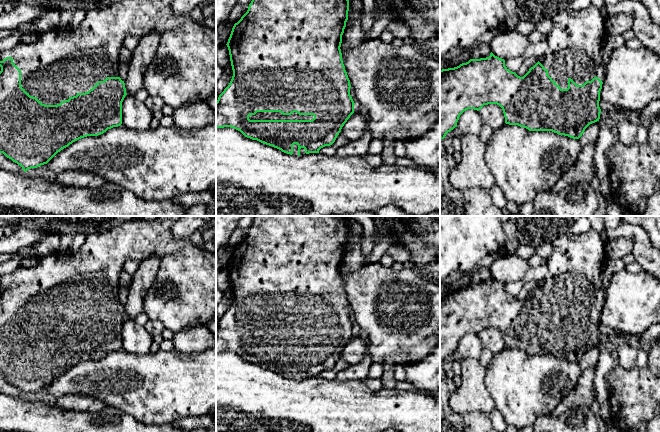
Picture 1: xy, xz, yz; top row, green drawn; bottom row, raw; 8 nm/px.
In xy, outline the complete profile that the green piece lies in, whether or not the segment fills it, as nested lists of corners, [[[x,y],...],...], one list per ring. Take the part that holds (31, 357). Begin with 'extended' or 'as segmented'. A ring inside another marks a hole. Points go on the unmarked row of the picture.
extended; [[[158,216],[153,221],[145,221],[142,218],[127,221],[104,233],[94,232],[86,236],[84,244],[77,252],[66,253],[56,251],[41,257],[33,267],[25,268],[20,266],[12,273],[0,276],[0,377],[3,377],[7,382],[20,389],[24,396],[26,396],[28,393],[47,388],[58,376],[81,362],[98,360],[108,353],[120,350],[122,348],[122,326],[127,319],[125,307],[119,301],[118,288],[123,266],[129,259],[141,262],[154,255],[163,257],[166,254],[177,252],[184,245],[190,243],[189,237],[176,239],[172,234],[172,226],[180,217]]]

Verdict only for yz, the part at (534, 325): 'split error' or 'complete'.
split error

